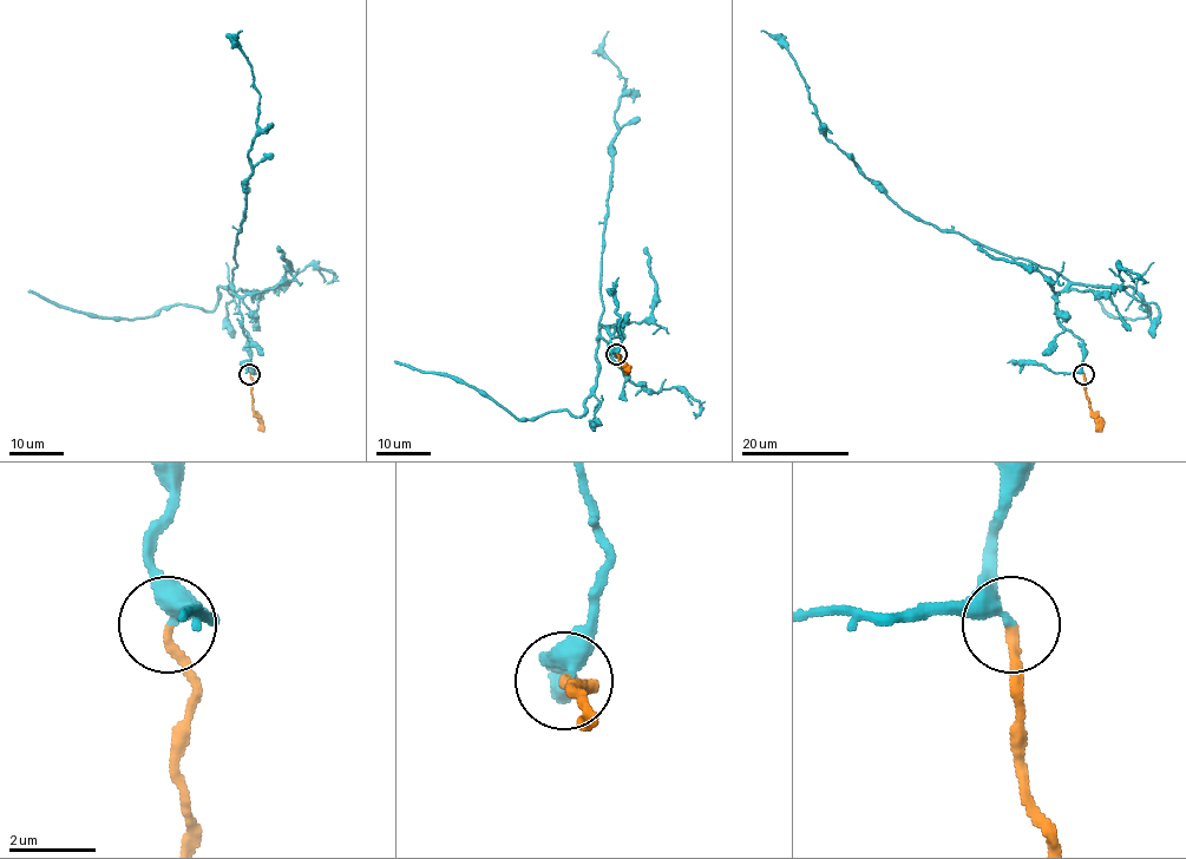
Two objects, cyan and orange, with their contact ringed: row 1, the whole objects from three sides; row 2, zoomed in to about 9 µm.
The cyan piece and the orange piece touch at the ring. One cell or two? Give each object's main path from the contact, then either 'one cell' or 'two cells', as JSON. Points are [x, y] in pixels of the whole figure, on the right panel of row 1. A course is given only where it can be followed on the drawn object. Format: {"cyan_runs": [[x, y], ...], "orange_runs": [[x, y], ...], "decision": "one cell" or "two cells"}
{"cyan_runs": [[1083, 374], [1082, 342], [1055, 310], [1055, 296], [1067, 281], [903, 211], [826, 137], [794, 58], [760, 31]], "orange_runs": [[1083, 374], [1091, 413], [1101, 431]], "decision": "one cell"}

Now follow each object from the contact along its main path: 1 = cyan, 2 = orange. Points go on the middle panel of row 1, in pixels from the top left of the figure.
1: (616, 354), (605, 326), (597, 338), (611, 141), (617, 135), (615, 110), (626, 79), (602, 48), (608, 31)
2: (616, 354), (630, 371)

